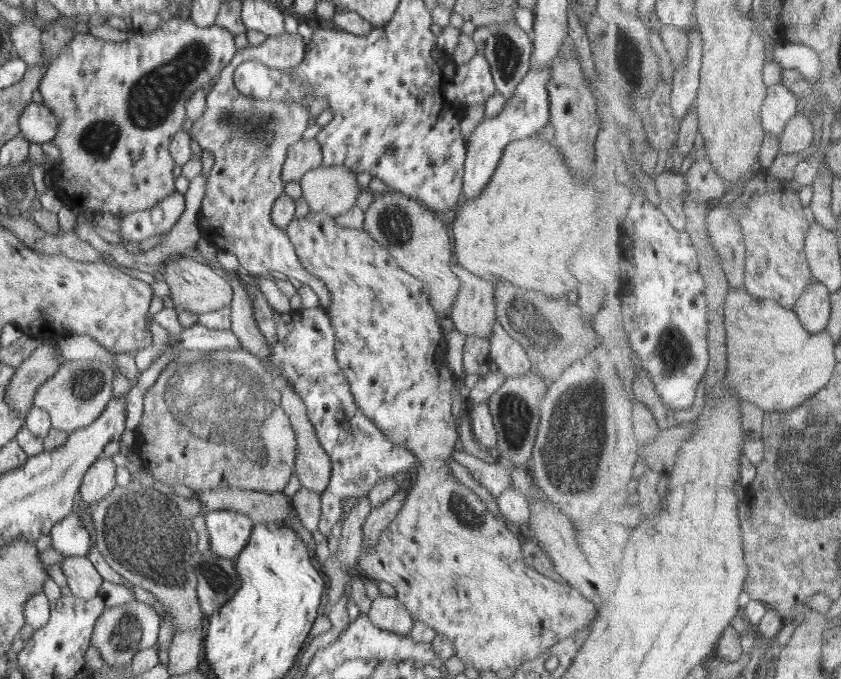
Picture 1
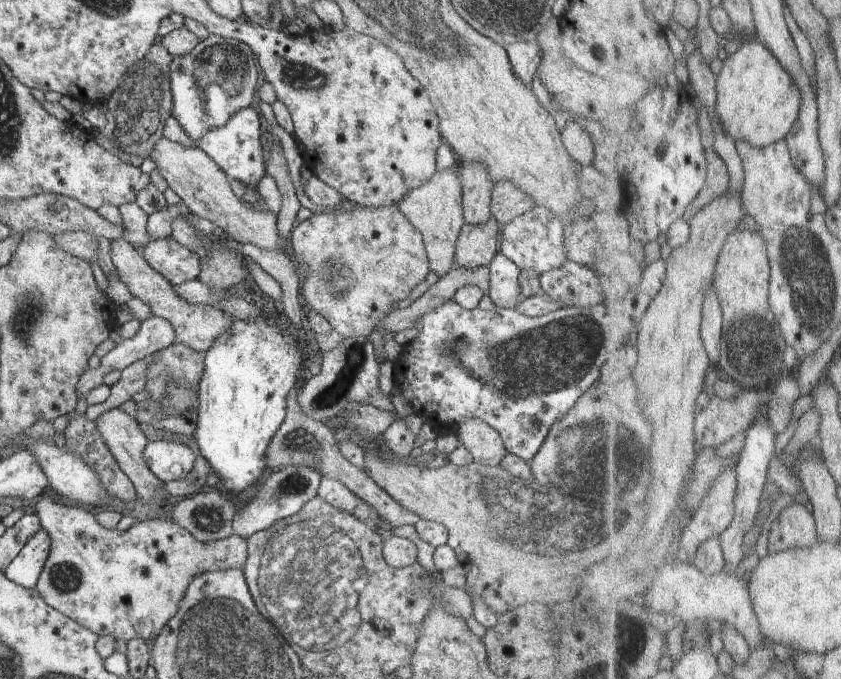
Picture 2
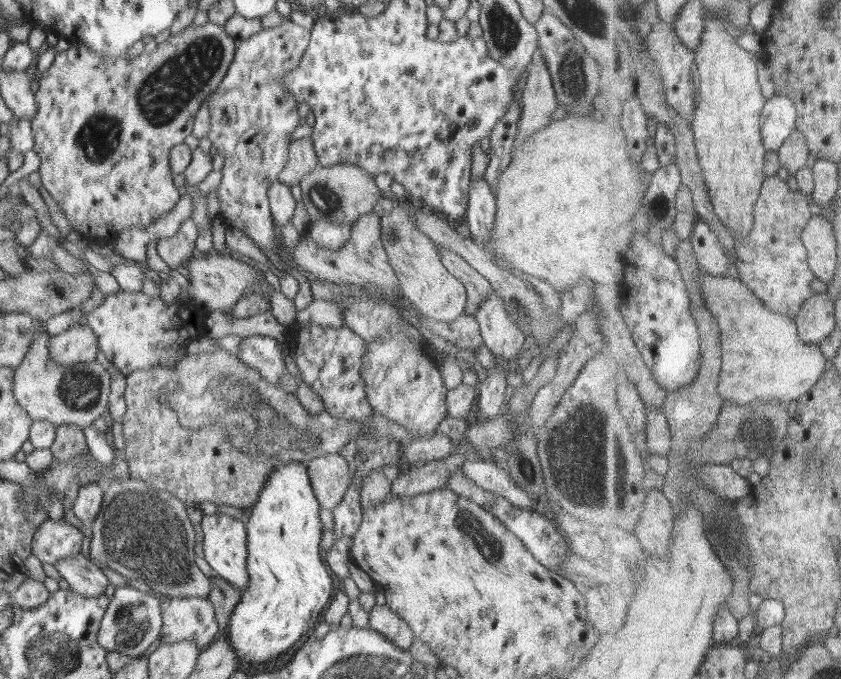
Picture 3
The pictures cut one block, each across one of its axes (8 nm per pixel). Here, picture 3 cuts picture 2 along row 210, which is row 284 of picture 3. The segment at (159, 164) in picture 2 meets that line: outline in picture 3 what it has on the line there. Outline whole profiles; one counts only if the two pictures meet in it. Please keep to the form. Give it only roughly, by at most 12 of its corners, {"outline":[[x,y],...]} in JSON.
{"outline":[[213,251],[188,260],[184,284],[206,311],[232,308],[249,291],[269,295],[280,324],[293,299],[247,261]]}

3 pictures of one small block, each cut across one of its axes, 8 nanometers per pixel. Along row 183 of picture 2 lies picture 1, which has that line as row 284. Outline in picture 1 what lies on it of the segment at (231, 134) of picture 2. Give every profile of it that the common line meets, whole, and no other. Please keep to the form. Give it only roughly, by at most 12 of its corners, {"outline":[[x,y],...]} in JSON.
{"outline":[[243,278],[270,360],[331,461],[319,530],[419,462],[358,408],[330,316]]}

